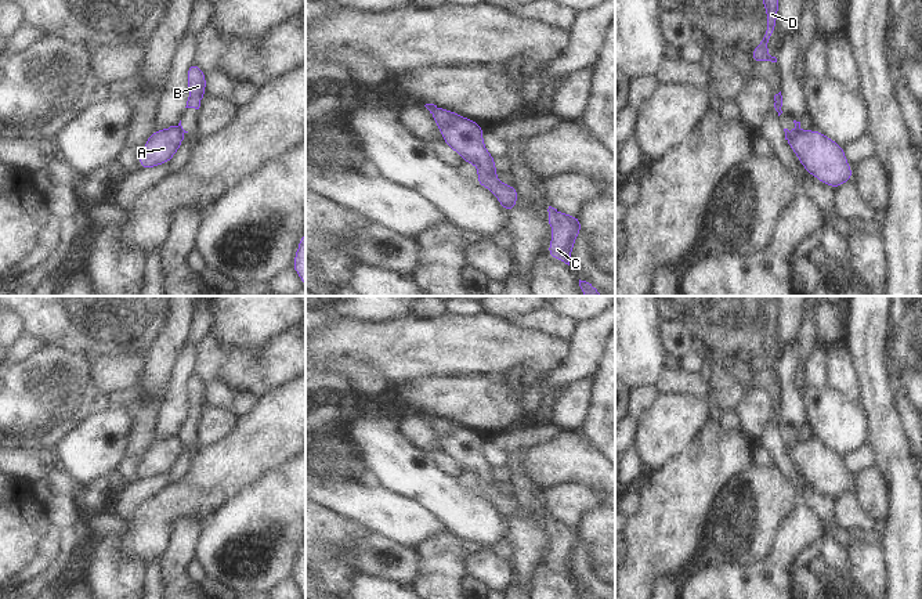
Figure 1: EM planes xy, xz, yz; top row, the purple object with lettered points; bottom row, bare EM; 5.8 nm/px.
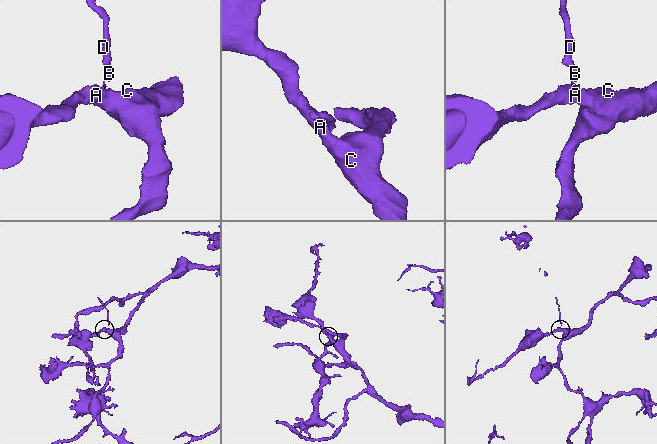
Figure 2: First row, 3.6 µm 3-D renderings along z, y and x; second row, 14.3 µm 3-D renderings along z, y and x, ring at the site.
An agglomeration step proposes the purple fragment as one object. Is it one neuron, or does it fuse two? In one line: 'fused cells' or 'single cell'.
fused cells

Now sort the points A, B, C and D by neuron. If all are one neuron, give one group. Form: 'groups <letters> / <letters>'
groups A C / B D

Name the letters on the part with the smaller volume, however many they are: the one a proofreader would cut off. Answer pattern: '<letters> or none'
B, D

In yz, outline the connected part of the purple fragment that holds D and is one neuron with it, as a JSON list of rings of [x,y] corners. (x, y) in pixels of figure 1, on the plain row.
[[[762,296],[762,314],[766,318],[767,338],[756,358],[752,361],[749,369],[752,372],[771,371],[777,372],[775,367],[771,367],[767,361],[771,346],[775,343],[777,326],[778,326],[778,296]]]

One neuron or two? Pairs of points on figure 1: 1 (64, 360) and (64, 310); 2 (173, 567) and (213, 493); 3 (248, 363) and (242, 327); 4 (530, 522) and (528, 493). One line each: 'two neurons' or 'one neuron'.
1: two neurons
2: two neurons
3: two neurons
4: one neuron

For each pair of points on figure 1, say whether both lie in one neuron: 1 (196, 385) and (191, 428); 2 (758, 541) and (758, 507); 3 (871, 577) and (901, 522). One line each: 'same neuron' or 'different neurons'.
1: same neuron
2: same neuron
3: different neurons

